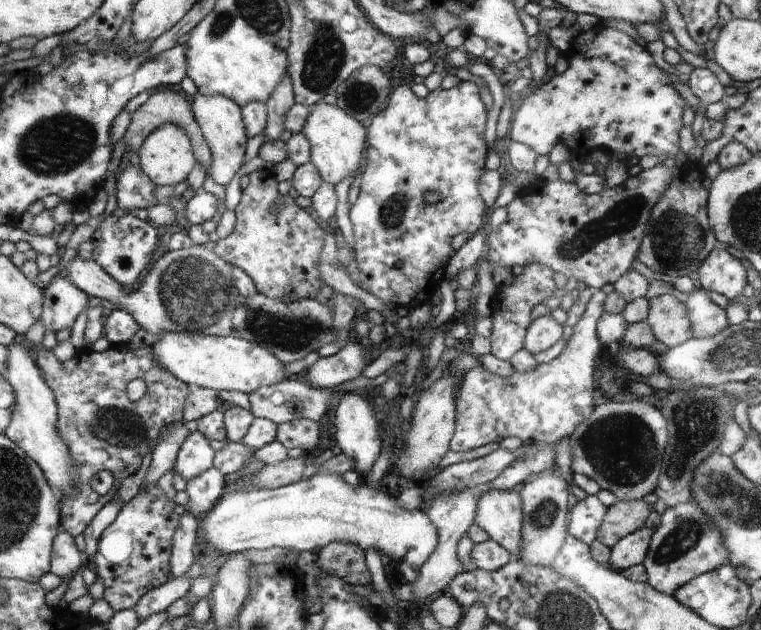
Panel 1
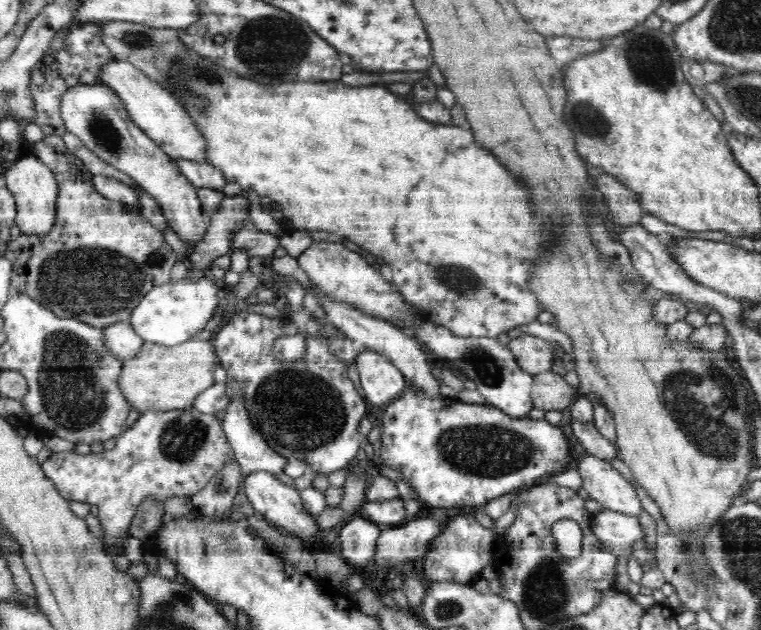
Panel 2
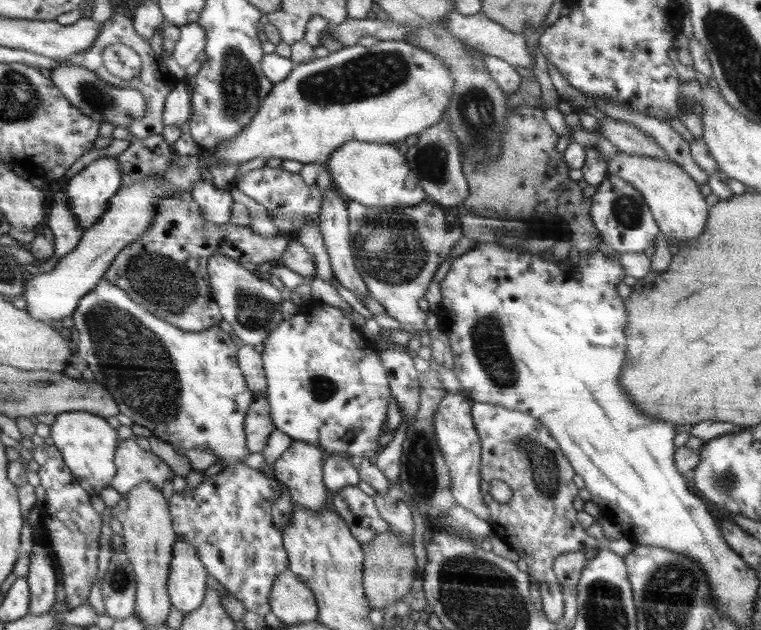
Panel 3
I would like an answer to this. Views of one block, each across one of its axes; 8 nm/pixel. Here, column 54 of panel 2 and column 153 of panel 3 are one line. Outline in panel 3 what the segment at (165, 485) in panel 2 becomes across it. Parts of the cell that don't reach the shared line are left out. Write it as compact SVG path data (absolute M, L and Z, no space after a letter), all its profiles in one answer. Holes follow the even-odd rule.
M135 435L120 442L116 453L118 473L112 486L120 494L128 493L132 487L143 482L155 483L155 488L162 490L164 482L173 481L176 474L170 469L171 463L166 461L166 453L162 449L146 451L136 443Z

